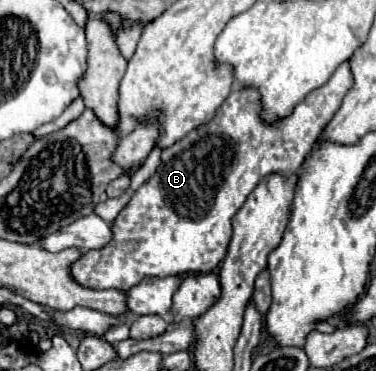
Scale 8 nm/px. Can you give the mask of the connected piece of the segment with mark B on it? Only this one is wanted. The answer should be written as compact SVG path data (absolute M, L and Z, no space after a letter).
M344 62L338 70L330 76L330 80L314 90L306 102L298 104L294 112L280 120L276 126L264 124L258 118L260 110L260 96L256 90L240 90L234 88L224 104L218 108L216 116L210 124L196 128L186 138L178 140L178 144L162 150L162 162L156 168L154 176L148 178L130 198L130 202L122 208L118 218L114 220L114 240L110 246L102 250L84 252L72 266L70 276L76 284L94 290L108 290L116 288L128 292L136 286L142 278L166 278L166 276L180 276L188 272L212 272L218 264L226 258L228 242L232 236L232 218L242 208L250 192L260 184L262 178L270 174L292 176L306 156L312 152L314 144L318 142L320 134L324 132L326 124L332 120L334 112L340 108L344 94L352 88L352 72L350 64Z

